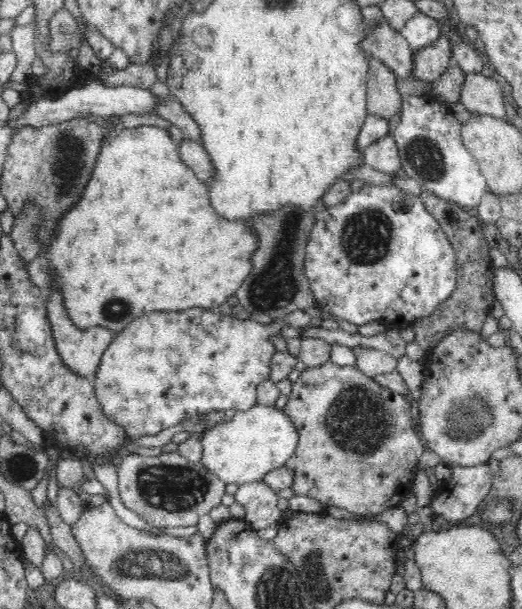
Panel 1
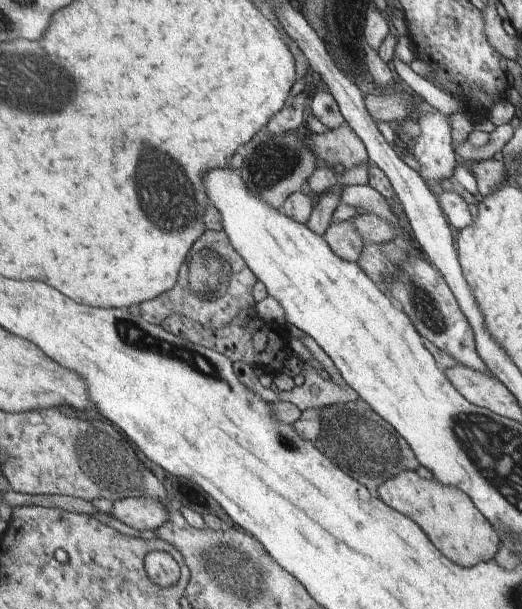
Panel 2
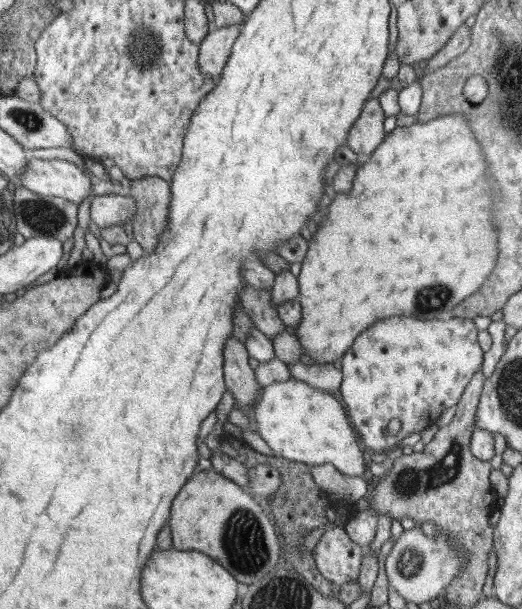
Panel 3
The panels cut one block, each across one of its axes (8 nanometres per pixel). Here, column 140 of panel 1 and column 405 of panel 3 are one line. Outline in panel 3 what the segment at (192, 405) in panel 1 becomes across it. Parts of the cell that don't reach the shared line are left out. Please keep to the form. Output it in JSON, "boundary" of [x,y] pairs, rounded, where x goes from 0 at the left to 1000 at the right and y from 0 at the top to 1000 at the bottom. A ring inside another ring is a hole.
{"boundary":[[[774,517],[766,521],[747,521],[743,524],[732,524],[720,529],[716,534],[695,544],[693,548],[682,555],[672,571],[663,578],[663,583],[653,591],[655,594],[655,632],[651,632],[649,649],[659,658],[659,667],[667,672],[667,683],[674,686],[674,698],[680,700],[682,709],[690,711],[692,726],[701,734],[716,739],[718,742],[736,742],[747,737],[755,731],[762,731],[778,716],[789,713],[789,709],[805,709],[814,706],[820,700],[830,698],[839,685],[854,673],[879,662],[885,655],[889,644],[895,642],[897,631],[910,619],[912,612],[920,611],[923,604],[923,594],[931,589],[927,578],[923,578],[923,567],[918,563],[918,544],[904,524],[889,521],[866,521],[847,519],[835,524],[805,525],[785,517]],[[749,690],[766,691],[766,708],[759,714],[747,713],[743,708],[743,696]]]}

